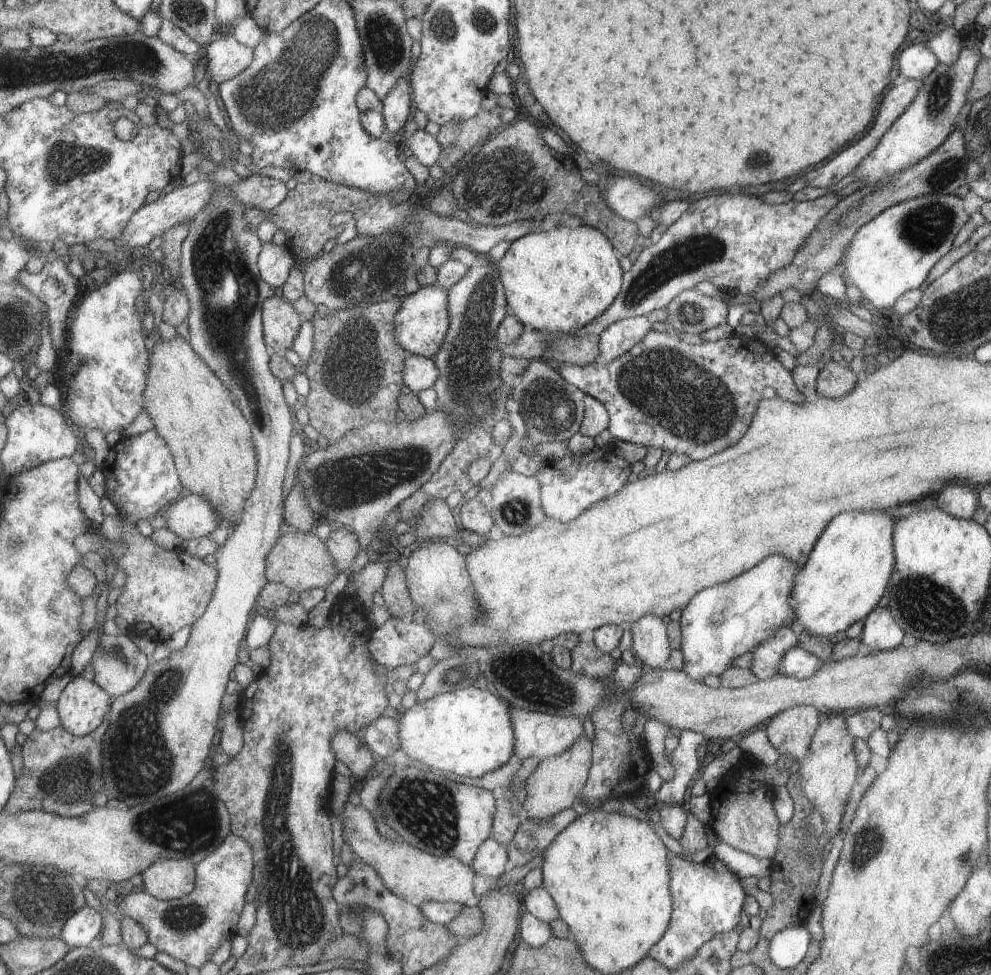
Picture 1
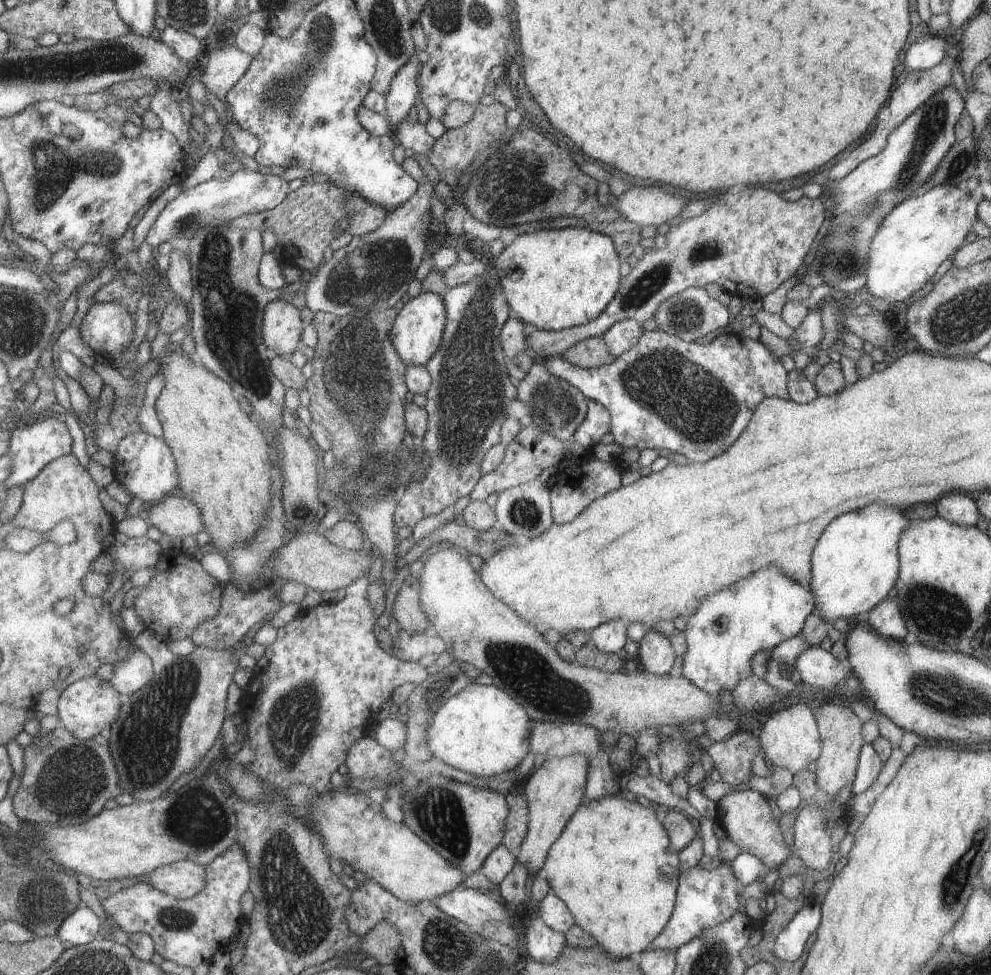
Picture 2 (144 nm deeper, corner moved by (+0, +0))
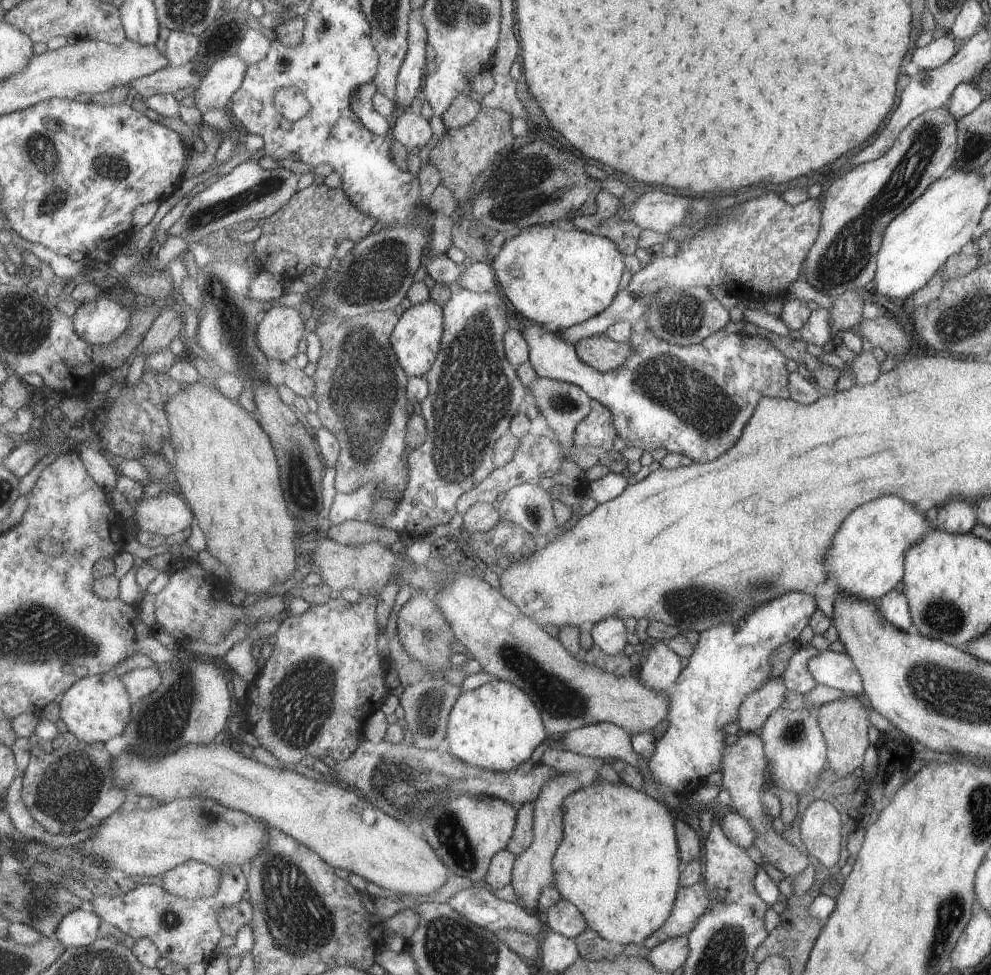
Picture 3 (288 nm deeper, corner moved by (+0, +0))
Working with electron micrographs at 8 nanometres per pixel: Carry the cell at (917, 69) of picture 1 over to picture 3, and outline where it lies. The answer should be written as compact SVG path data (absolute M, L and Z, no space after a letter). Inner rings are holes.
M949 34L935 36L929 44L915 48L911 54L911 62L917 64L921 70L935 70L943 66L955 54L955 44Z

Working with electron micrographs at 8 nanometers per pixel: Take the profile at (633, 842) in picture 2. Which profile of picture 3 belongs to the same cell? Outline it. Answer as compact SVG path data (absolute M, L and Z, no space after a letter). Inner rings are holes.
M605 780L593 786L589 784L589 788L575 792L565 802L565 840L557 856L553 856L555 888L567 902L581 910L585 922L589 922L589 930L597 932L607 942L617 942L623 948L633 944L645 946L645 940L669 924L677 908L683 862L679 858L681 846L675 826L677 820L671 808L645 792Z

